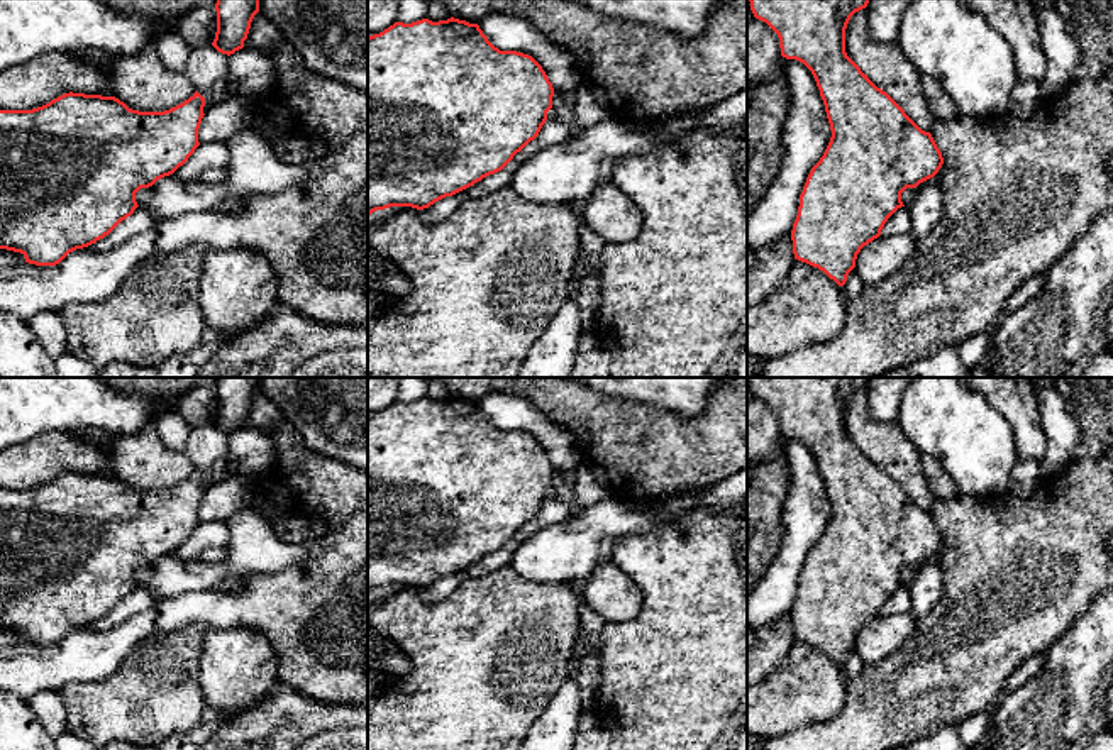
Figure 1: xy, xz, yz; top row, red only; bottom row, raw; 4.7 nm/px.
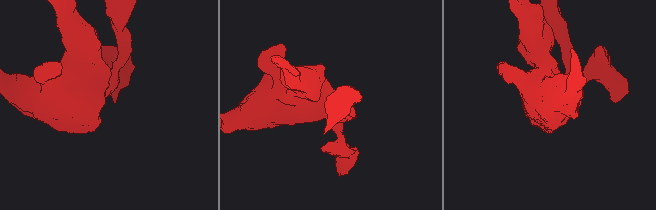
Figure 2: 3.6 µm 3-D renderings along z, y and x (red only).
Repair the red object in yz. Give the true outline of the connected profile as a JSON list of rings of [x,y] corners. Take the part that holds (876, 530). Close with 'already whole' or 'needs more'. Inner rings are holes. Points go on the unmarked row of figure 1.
[[[869,378],[749,381],[754,396],[778,413],[781,435],[803,442],[820,469],[832,516],[800,574],[791,620],[795,638],[818,647],[844,665],[861,628],[878,618],[888,598],[905,586],[901,572],[933,557],[944,537],[932,513],[922,510],[845,432],[847,403],[856,391],[867,386]]]; already whole

